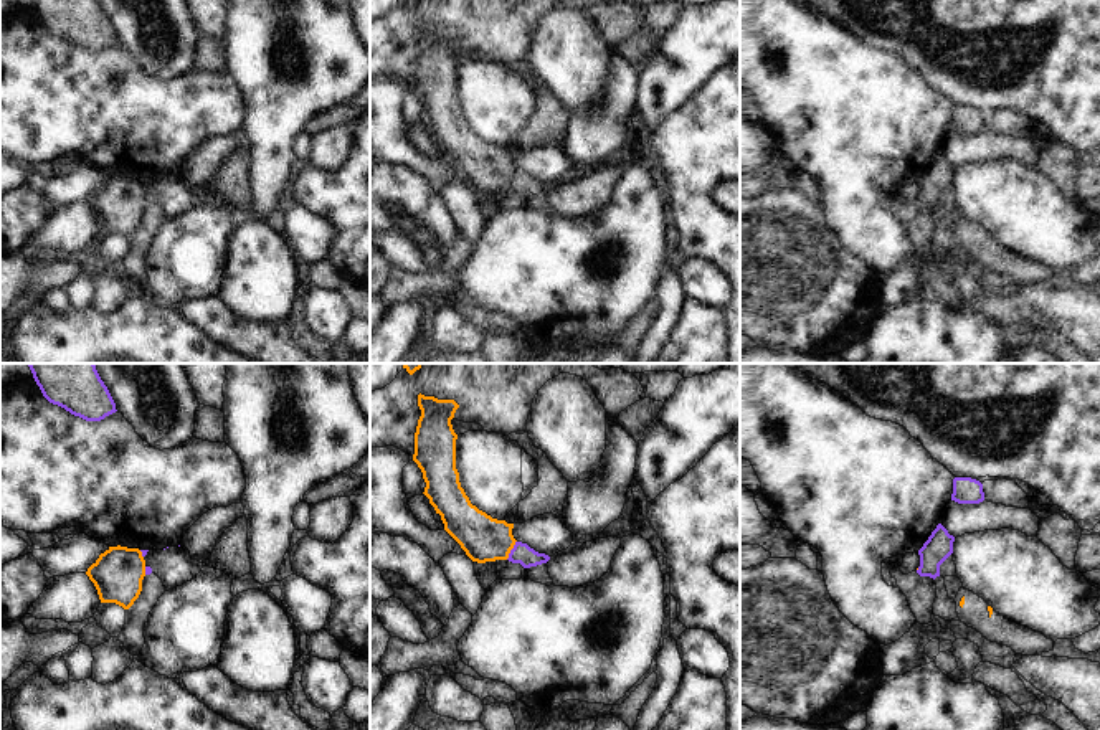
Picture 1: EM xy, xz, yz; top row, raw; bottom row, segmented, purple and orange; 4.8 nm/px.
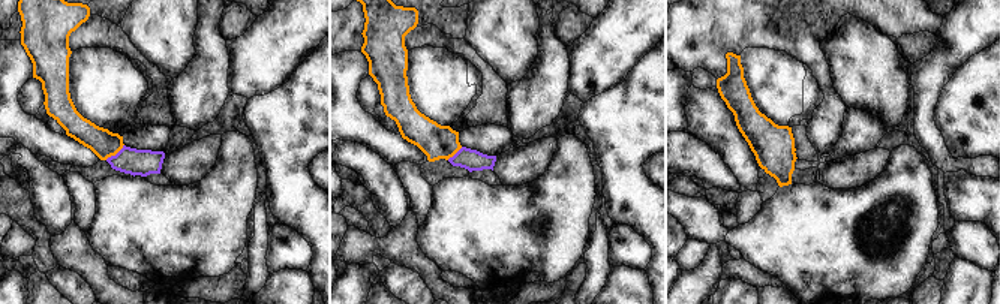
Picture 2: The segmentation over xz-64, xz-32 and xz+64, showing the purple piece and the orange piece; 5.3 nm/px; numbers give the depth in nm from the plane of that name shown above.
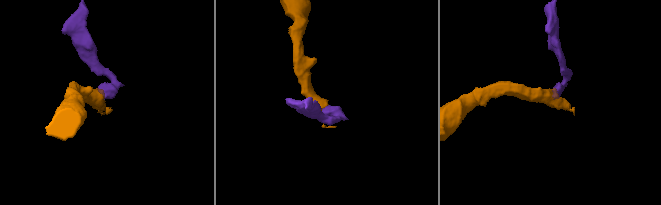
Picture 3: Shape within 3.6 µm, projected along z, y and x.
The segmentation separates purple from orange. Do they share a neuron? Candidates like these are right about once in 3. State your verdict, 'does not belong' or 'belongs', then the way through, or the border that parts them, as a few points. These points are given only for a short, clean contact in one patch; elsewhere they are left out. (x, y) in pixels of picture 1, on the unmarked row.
does not belong; border xz (516, 170), (506, 189)

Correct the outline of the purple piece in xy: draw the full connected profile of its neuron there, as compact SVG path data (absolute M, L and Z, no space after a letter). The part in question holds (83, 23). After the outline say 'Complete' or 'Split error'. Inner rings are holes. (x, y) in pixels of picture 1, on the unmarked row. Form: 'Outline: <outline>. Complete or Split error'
Outline: M31 0L43 26L86 51L116 43L116 33L97 0Z. Complete.

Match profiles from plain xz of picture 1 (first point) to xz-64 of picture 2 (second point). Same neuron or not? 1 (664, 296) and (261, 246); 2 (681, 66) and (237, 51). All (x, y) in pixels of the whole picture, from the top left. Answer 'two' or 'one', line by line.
1: one
2: one

